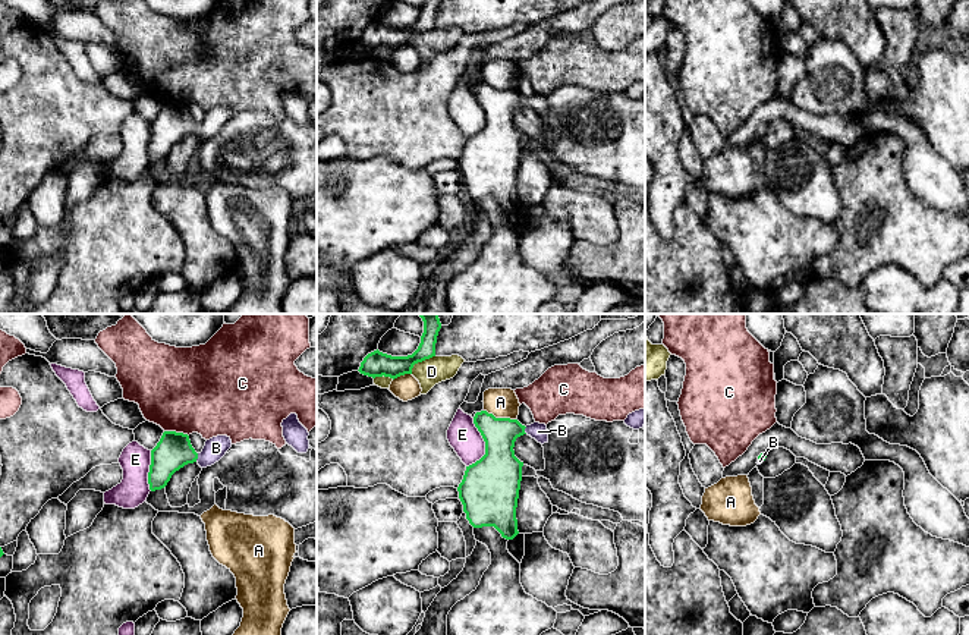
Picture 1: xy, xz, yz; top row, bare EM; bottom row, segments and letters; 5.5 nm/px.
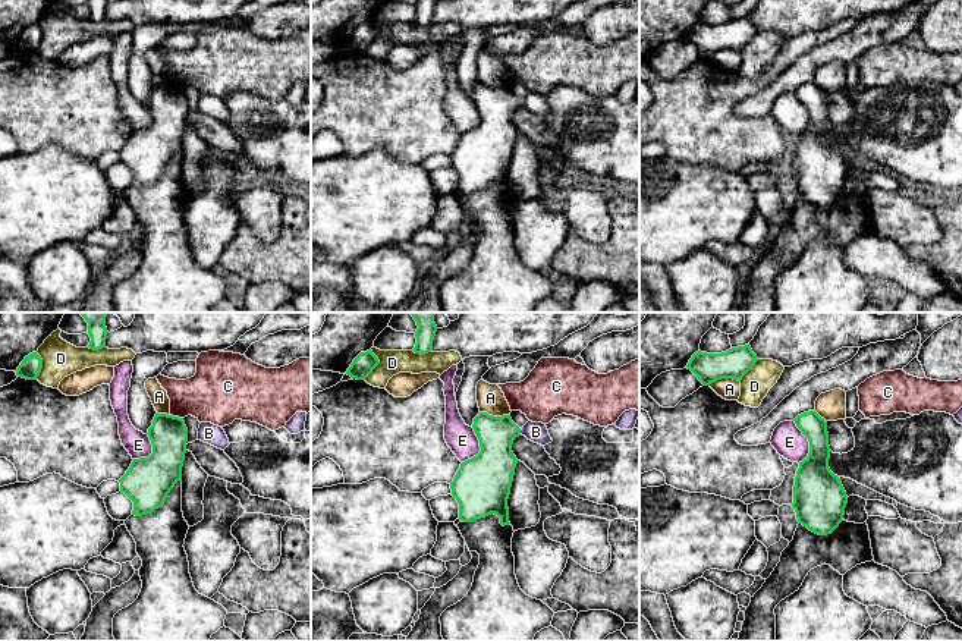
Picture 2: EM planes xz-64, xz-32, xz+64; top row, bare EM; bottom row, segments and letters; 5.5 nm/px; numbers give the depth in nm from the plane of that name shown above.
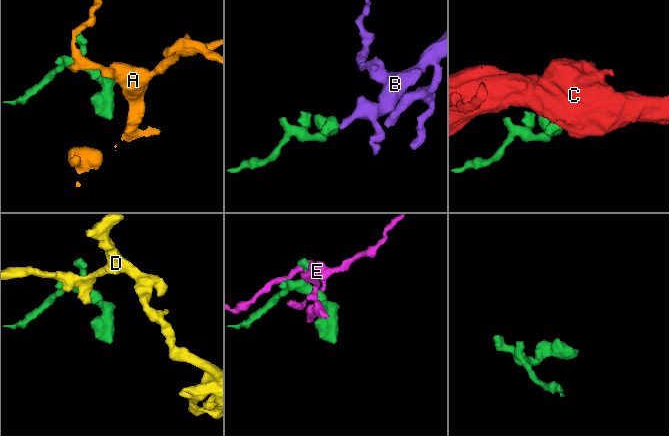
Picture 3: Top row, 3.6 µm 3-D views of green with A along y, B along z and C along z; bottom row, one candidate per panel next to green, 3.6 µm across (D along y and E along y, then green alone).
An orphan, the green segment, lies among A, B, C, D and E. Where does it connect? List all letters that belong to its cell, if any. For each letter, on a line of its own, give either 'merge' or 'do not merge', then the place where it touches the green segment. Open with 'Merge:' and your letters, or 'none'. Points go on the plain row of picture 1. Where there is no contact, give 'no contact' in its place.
Merge: B
A: do not merge; contact xz (500, 90)
B: merge; contact xy (197, 129)
C: do not merge; contact xy (176, 104)
D: do not merge; contact xz (419, 32)
E: do not merge; contact xz (485, 116)

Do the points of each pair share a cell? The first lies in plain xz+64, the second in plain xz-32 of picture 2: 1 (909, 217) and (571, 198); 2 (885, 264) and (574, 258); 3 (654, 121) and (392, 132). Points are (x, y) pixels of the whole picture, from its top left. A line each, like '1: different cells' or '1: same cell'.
1: same cell
2: different cells
3: same cell

